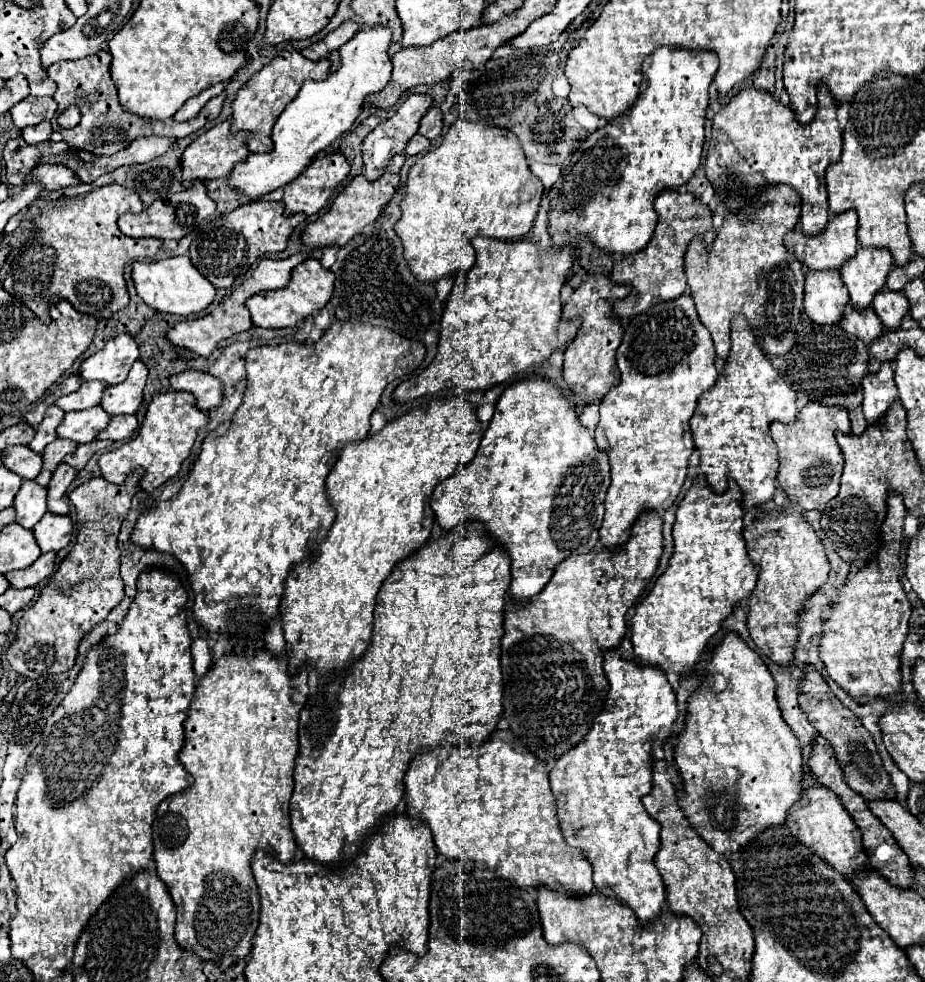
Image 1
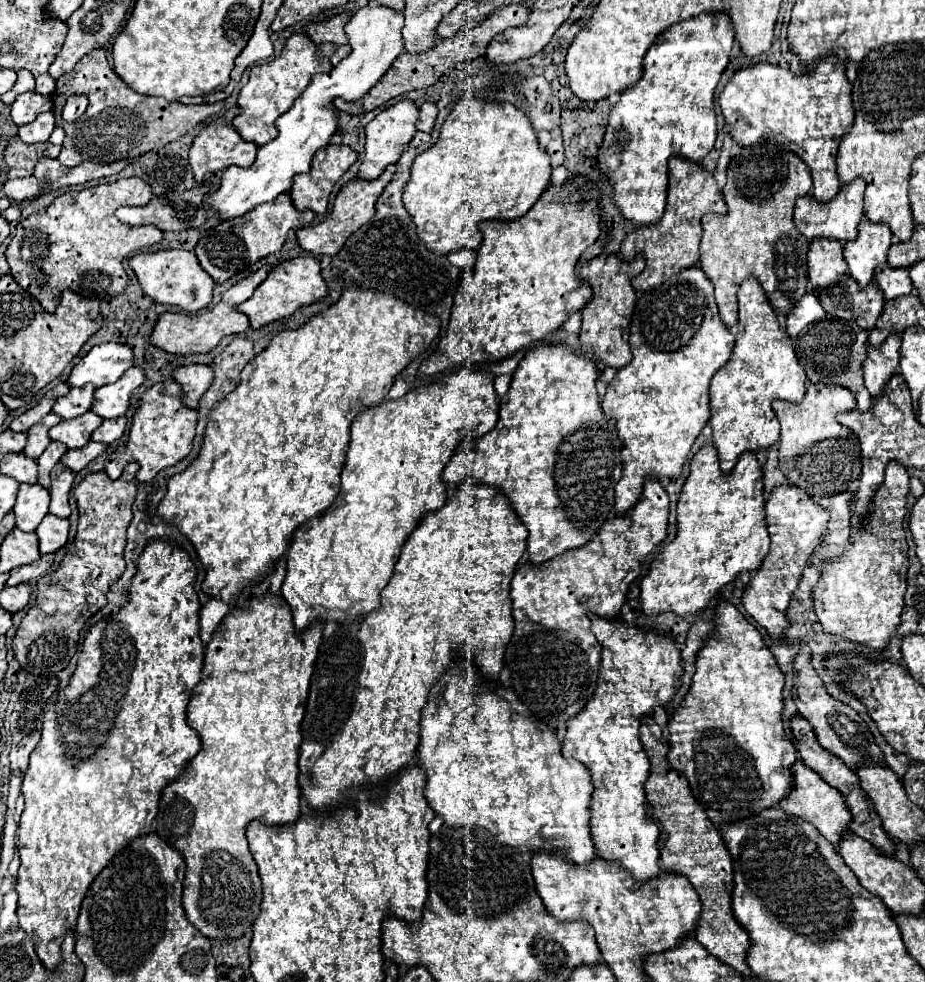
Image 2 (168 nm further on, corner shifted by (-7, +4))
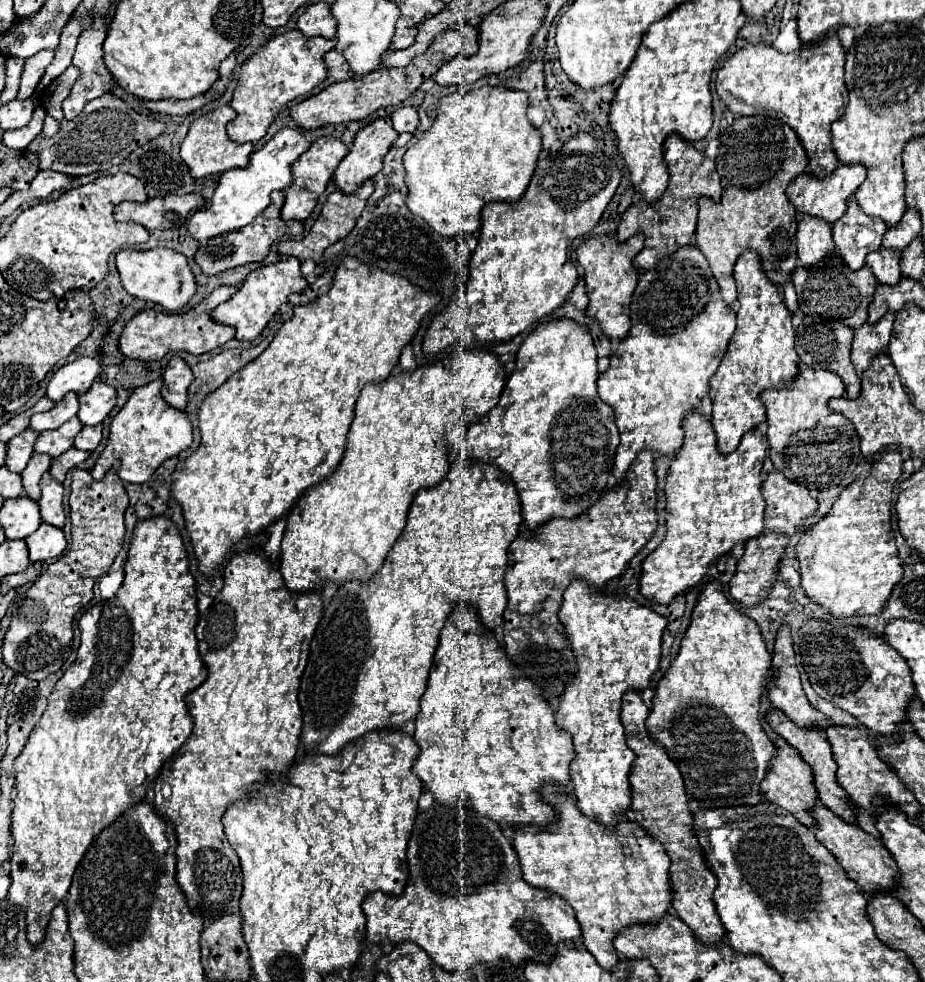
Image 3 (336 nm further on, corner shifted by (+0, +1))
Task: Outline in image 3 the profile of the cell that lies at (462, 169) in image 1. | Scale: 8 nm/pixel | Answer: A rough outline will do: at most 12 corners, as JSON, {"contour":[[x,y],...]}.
{"contour":[[528,94],[440,100],[404,154],[406,206],[474,234],[526,192],[542,148]]}

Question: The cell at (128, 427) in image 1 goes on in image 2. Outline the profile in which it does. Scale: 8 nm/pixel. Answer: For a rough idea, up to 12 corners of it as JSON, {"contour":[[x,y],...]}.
{"contour":[[127,417],[105,419],[91,439],[113,443],[123,437]]}

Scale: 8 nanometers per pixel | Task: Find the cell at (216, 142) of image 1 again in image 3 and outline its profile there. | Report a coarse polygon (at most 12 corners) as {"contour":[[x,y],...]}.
{"contour":[[230,106],[190,124],[180,156],[194,178],[248,166],[254,146],[226,134]]}

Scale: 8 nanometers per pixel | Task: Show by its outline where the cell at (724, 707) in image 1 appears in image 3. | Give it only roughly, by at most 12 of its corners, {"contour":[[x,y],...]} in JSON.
{"contour":[[706,582],[648,734],[704,808],[756,806],[772,654]]}

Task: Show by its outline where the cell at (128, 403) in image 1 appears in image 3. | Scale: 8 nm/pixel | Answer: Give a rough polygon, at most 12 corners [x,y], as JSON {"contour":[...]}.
{"contour":[[94,382],[78,396],[84,426],[100,424],[114,408],[116,390]]}

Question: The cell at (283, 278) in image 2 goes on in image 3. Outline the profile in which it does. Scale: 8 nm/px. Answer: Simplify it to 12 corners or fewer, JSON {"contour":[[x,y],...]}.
{"contour":[[300,260],[252,270],[212,320],[254,340],[308,282]]}

